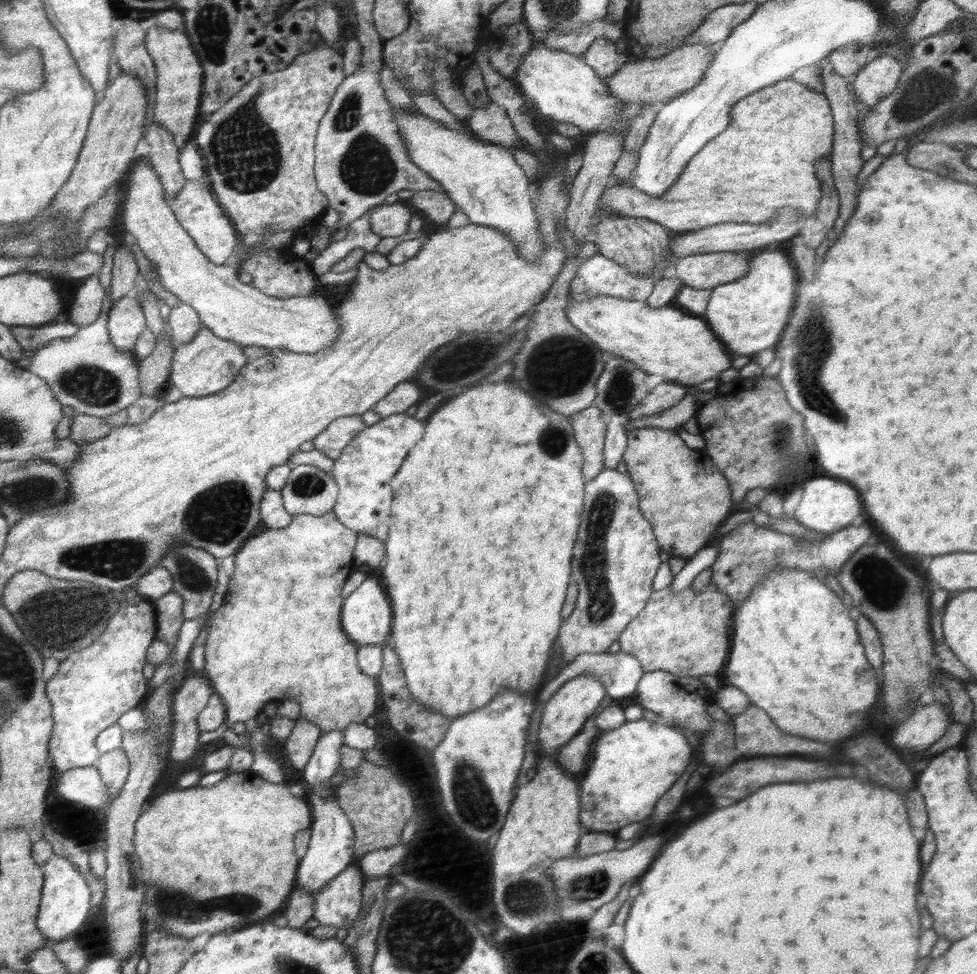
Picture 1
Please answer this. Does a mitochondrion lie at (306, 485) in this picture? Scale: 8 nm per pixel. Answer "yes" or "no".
yes

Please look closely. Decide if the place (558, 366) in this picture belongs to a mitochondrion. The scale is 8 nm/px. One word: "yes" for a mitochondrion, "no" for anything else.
yes

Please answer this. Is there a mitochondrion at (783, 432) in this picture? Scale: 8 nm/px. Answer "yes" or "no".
yes

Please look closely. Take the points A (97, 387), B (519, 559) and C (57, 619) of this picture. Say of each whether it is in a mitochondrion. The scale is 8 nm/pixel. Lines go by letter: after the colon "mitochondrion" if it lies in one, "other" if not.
A: mitochondrion
B: other
C: mitochondrion

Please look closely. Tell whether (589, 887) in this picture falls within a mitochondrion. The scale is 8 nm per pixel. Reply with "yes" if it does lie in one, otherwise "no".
yes

